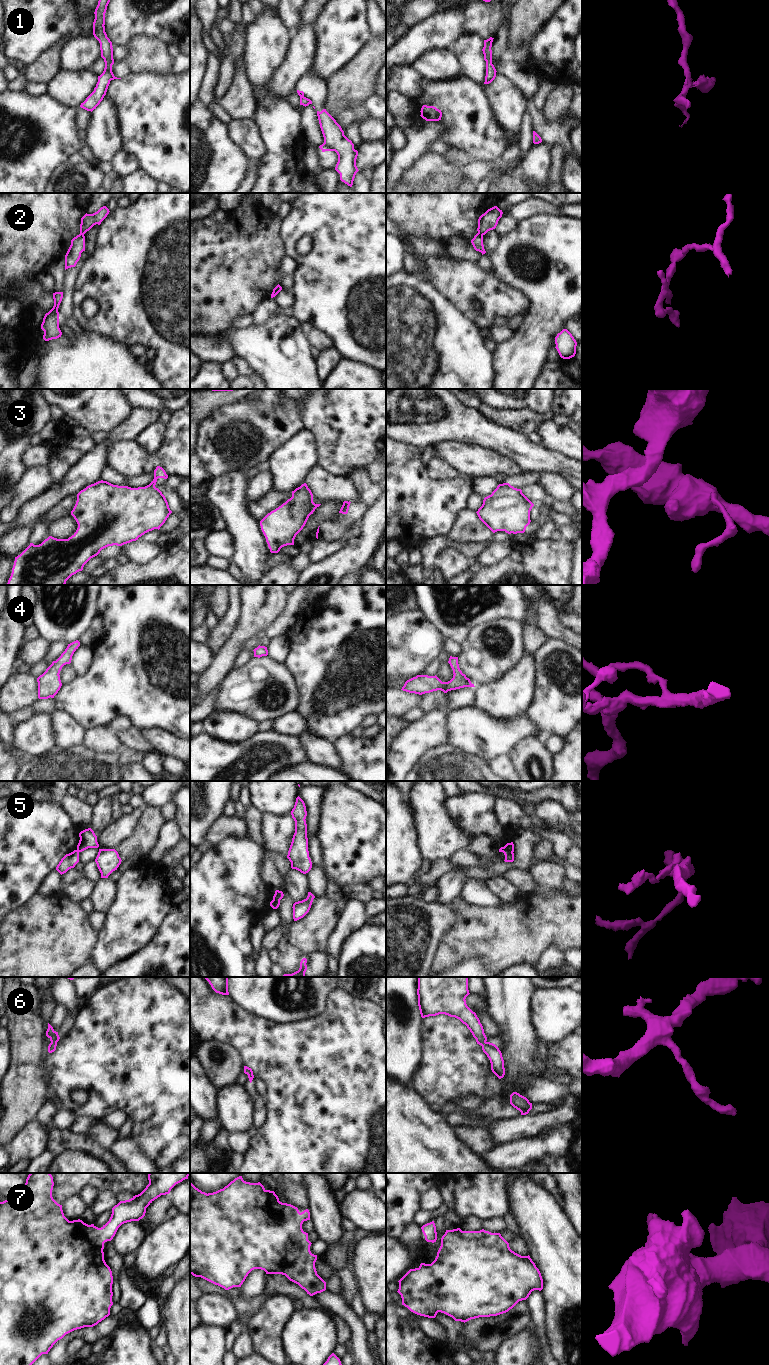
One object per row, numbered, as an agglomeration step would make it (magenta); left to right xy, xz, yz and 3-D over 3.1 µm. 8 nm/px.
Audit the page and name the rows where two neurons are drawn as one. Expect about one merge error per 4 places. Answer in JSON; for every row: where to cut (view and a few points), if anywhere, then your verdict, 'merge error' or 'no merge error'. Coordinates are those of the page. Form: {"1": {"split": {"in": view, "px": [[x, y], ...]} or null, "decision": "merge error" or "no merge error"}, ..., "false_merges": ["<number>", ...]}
{"1": {"split": {"in": "xy", "px": [[111, 66], [112, 77], [110, 79]]}, "decision": "merge error"}, "2": {"split": {"in": "yz", "px": [[477, 233], [482, 236]]}, "decision": "merge error"}, "3": {"split": {"in": "xy", "px": [[150, 483], [154, 486]]}, "decision": "merge error"}, "4": {"split": null, "decision": "no merge error"}, "5": {"split": {"in": "yz", "px": [[512, 851], [503, 852]]}, "decision": "merge error"}, "6": {"split": null, "decision": "no merge error"}, "7": {"split": null, "decision": "no merge error"}, "false_merges": ["1", "2", "3", "5"]}

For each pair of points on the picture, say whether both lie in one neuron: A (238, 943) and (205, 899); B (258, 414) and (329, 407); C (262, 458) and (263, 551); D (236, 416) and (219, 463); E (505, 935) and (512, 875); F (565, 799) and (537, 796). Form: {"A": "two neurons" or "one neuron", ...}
{"A": "one neuron", "B": "two neurons", "C": "two neurons", "D": "one neuron", "E": "two neurons", "F": "one neuron"}

